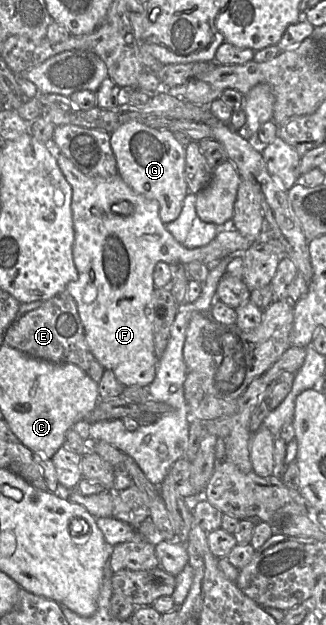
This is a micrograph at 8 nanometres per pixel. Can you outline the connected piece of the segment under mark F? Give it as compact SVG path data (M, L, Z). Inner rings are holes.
M54 141L51 144L46 143L46 145L47 148L51 151L51 153L55 156L60 170L72 187L71 209L73 214L73 224L75 231L73 259L78 271L78 278L77 280L68 283L66 291L71 294L71 296L75 299L77 303L78 313L84 326L88 346L95 358L100 362L100 364L106 370L113 371L118 381L124 386L139 386L147 388L155 378L157 366L157 358L154 352L154 292L156 287L153 282L153 270L155 265L158 262L165 262L169 265L186 265L192 262L199 262L206 265L208 263L216 263L217 261L223 259L226 256L232 256L233 259L228 263L226 267L226 274L243 279L244 261L242 257L244 257L245 251L253 244L253 241L241 235L236 229L233 229L220 232L208 245L204 247L195 249L186 248L181 245L165 228L165 224L163 223L159 215L159 204L156 200L148 199L143 195L140 195L133 191L118 174L112 178L107 179L88 176L78 170L74 166L74 164L60 152L59 148L54 144Z

